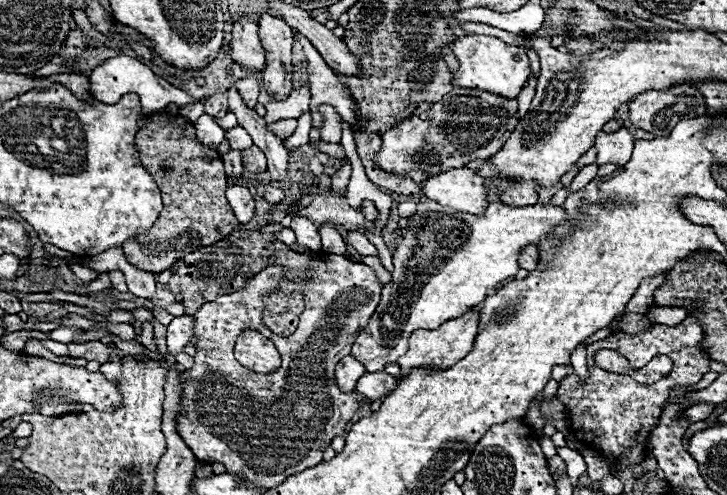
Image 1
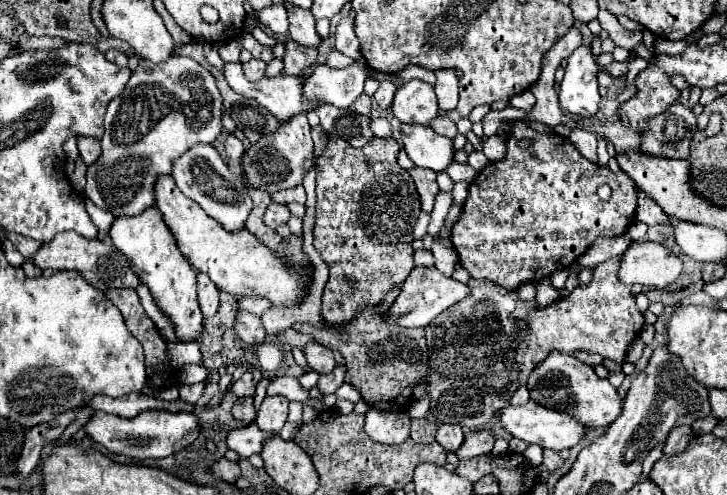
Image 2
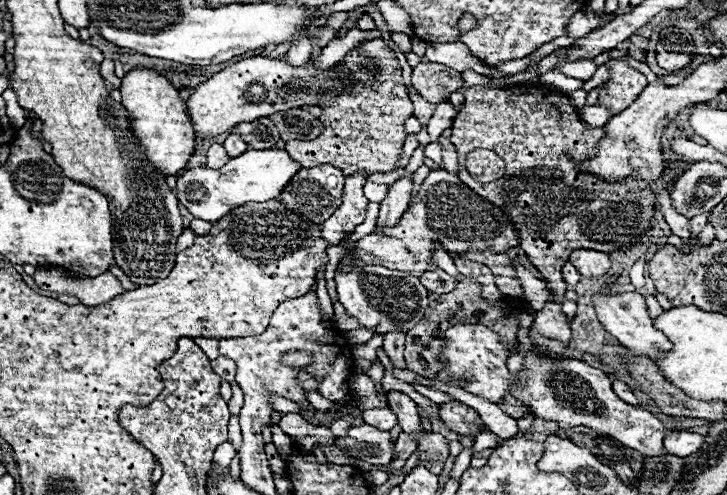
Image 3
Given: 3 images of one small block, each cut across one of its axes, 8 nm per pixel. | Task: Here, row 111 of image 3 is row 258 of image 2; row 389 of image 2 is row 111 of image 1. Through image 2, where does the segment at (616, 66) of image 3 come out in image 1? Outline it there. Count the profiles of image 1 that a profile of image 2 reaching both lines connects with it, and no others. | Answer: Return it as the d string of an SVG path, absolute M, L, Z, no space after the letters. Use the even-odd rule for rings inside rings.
M454 88L430 108L428 120L412 116L382 134L382 150L376 164L390 174L406 174L416 182L450 168L462 168L470 160L486 160L502 148L518 124L518 100L502 98L476 88Z

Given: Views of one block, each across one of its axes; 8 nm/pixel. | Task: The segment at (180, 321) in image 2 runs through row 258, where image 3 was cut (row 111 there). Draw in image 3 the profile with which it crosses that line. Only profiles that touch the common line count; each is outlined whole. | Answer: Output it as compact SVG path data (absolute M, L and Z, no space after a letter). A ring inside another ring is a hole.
M134 68L122 78L122 104L130 112L130 124L136 138L146 148L148 160L164 176L184 170L194 154L194 126L186 112L186 100L180 98L180 88L174 88L166 76L150 68Z

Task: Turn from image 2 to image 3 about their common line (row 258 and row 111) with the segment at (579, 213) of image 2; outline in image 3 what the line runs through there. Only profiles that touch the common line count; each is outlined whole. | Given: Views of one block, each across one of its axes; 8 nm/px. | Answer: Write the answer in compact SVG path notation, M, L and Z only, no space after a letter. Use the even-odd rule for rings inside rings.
M418 64L412 70L412 86L424 96L428 102L440 104L442 100L448 98L450 92L462 90L466 100L464 106L460 108L458 116L454 118L452 124L452 144L458 148L458 174L464 184L468 184L478 196L486 198L488 202L500 206L514 222L514 228L520 234L520 248L526 252L530 262L542 272L542 276L548 280L548 288L552 292L550 304L546 308L536 312L534 326L532 330L558 340L562 344L570 342L570 322L560 310L560 304L566 294L566 282L562 280L562 266L568 260L572 250L578 248L588 248L588 250L600 250L600 252L614 252L620 250L628 244L634 244L638 236L642 236L648 228L654 226L654 208L656 208L656 196L654 192L646 186L642 180L626 178L622 184L610 184L604 180L598 180L592 174L582 174L580 166L574 164L572 160L584 160L590 158L604 136L602 128L588 128L582 124L576 108L570 104L568 96L562 92L548 88L548 86L510 86L510 88L484 88L484 86L474 86L474 88L462 88L462 74L446 68L442 64ZM474 148L488 148L494 150L502 160L506 162L506 174L500 180L494 182L476 182L470 178L470 174L464 170L464 158L468 152Z

